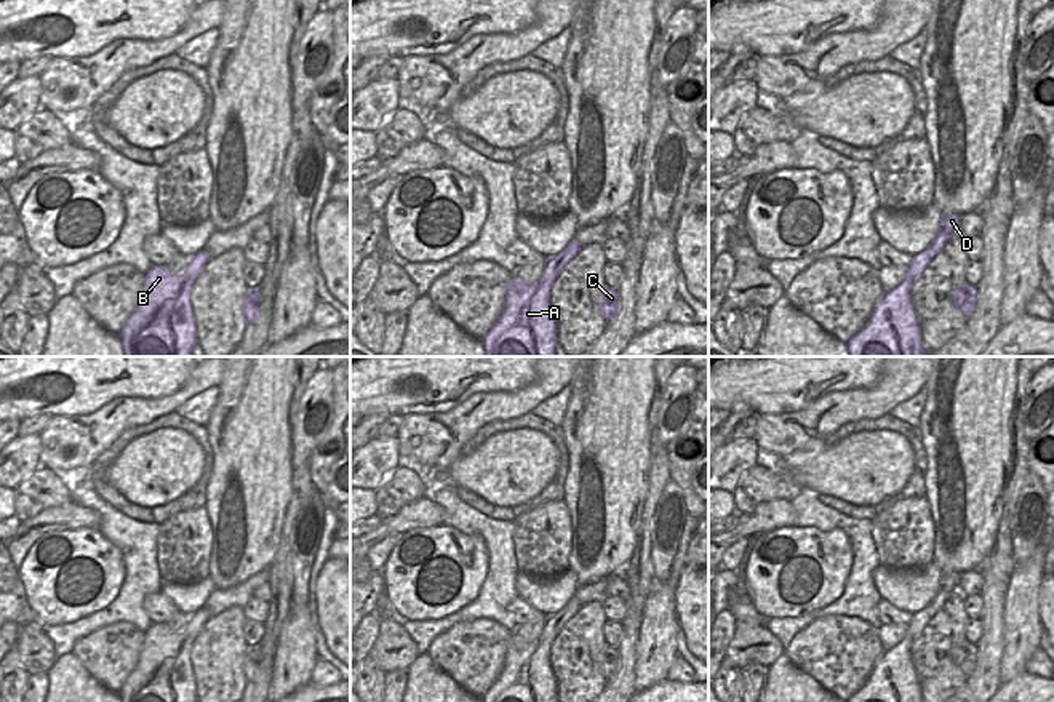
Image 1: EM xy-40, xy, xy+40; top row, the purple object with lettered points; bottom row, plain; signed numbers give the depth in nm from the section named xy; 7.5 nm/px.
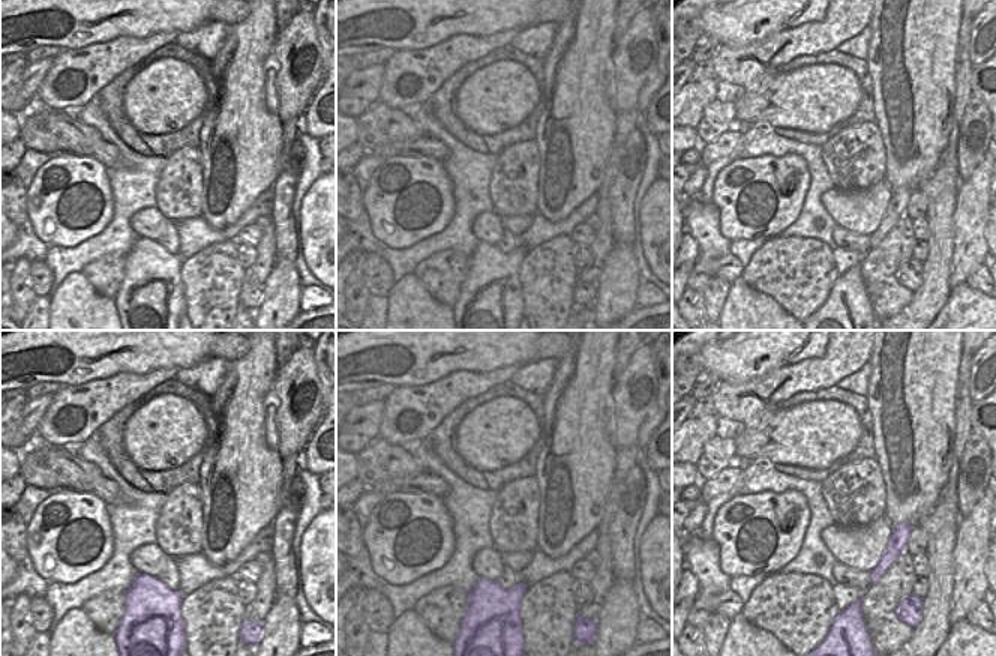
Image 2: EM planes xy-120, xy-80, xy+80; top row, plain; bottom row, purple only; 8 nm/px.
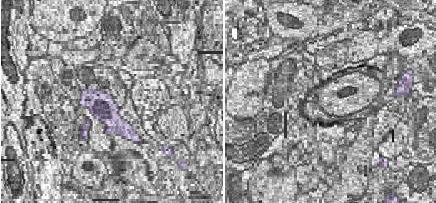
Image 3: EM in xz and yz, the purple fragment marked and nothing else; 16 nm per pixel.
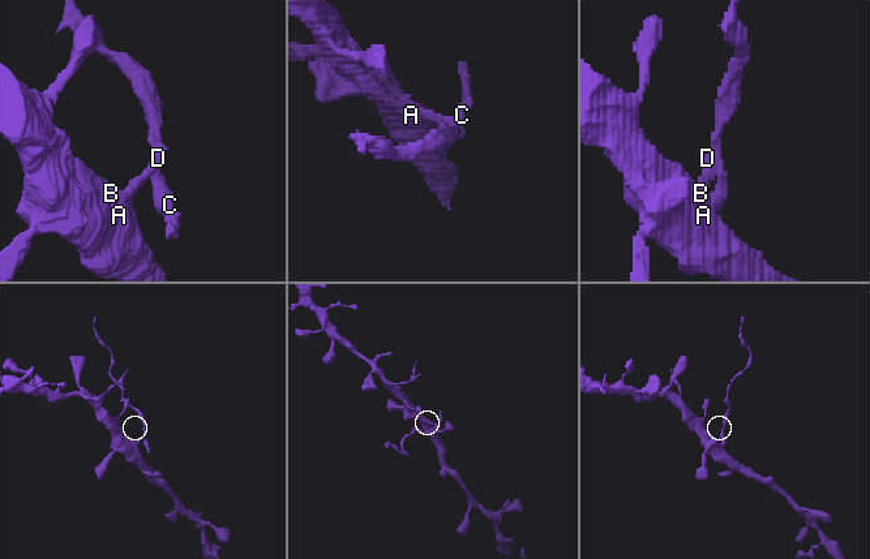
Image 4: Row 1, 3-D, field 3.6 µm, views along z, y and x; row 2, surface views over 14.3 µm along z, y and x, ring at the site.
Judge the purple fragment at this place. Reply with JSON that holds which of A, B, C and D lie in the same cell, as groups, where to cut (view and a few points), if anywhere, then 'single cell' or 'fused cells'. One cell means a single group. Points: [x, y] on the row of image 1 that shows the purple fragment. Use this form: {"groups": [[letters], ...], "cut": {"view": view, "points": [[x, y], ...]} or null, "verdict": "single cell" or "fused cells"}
{"groups": [["A", "B"], ["C", "D"]], "cut": {"view": "xy+40", "points": [[914, 256], [922, 256], [928, 263]]}, "verdict": "fused cells"}

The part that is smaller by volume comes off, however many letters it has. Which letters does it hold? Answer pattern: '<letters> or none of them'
C, D

